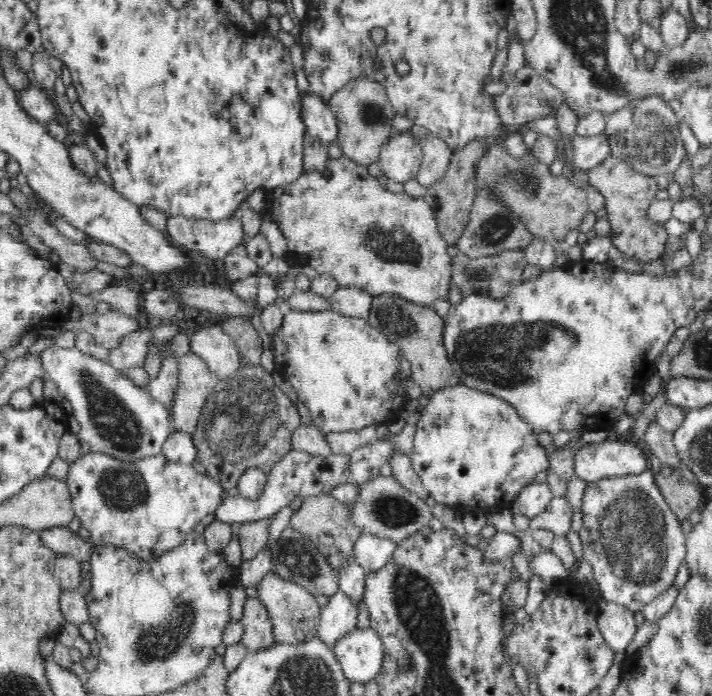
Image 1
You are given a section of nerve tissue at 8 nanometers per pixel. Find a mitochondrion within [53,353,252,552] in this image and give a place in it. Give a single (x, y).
(115, 422)

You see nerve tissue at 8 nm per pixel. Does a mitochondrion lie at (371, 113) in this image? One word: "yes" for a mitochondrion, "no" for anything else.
yes

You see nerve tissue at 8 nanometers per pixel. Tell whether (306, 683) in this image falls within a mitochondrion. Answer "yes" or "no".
yes

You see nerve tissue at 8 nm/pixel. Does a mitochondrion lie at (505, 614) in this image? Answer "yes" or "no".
no

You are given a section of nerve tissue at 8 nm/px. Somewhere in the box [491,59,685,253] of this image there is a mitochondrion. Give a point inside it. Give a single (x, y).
(645, 134)

